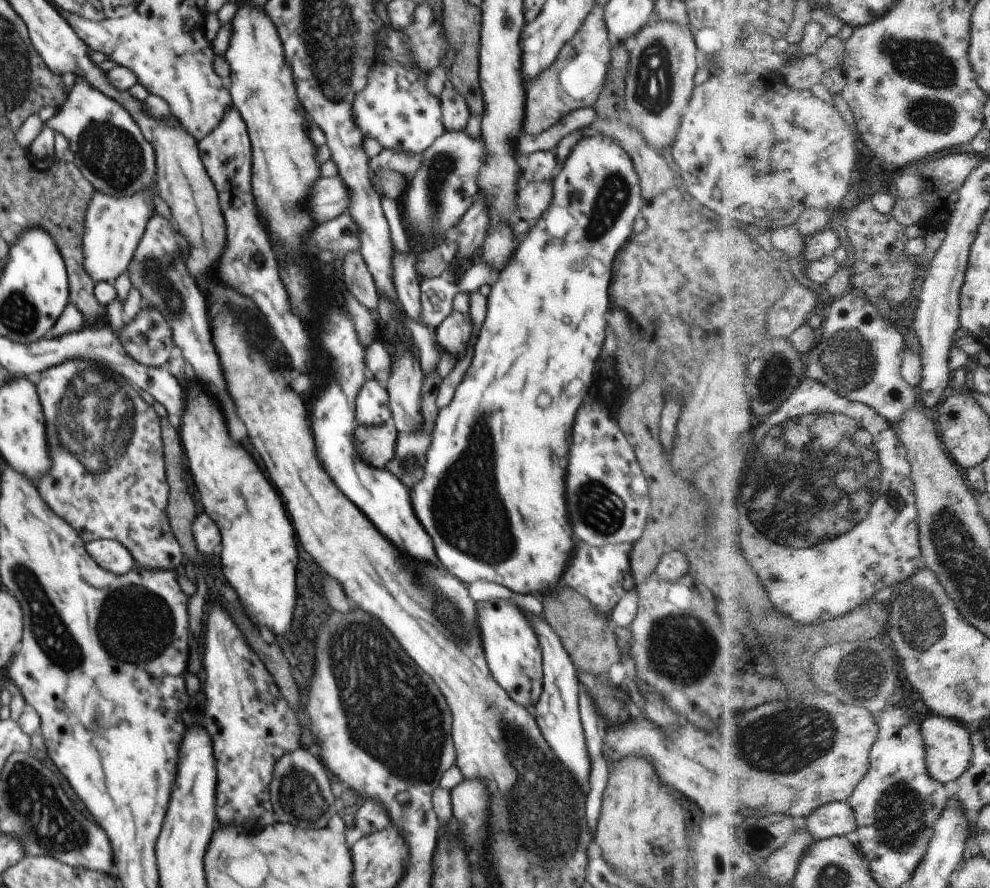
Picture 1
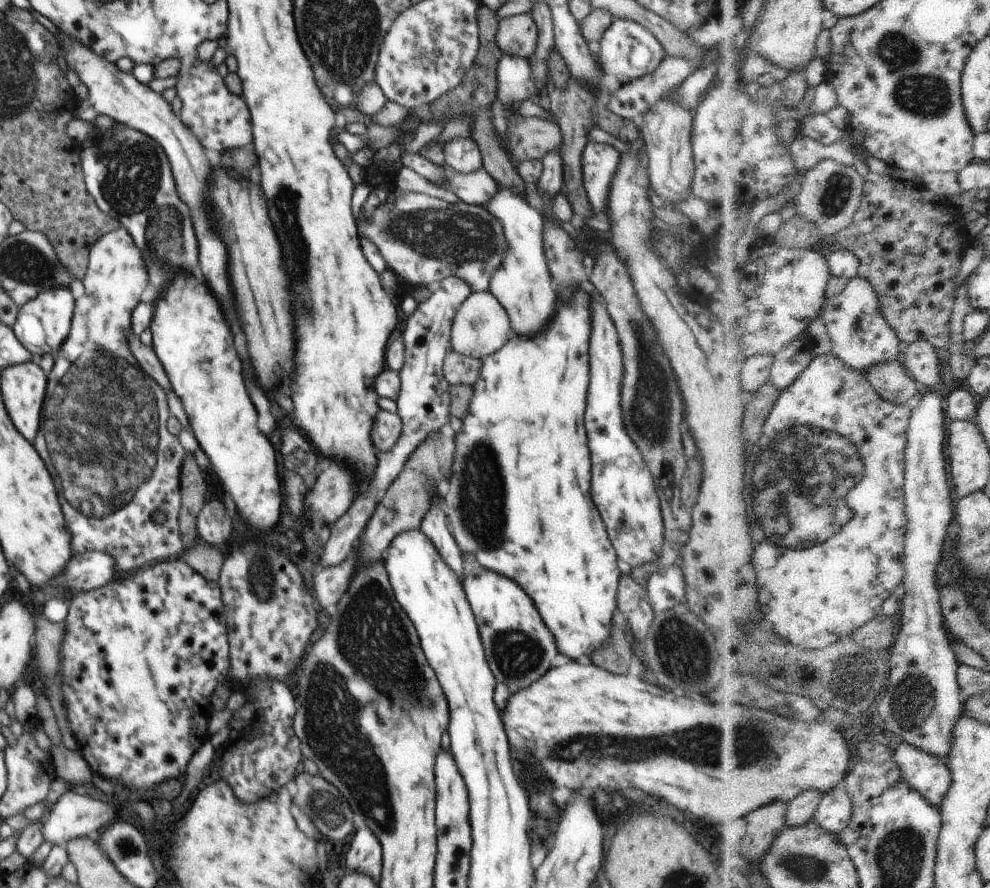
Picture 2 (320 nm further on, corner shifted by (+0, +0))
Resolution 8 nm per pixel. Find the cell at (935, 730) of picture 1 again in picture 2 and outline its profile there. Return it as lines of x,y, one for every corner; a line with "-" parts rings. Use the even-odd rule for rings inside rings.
902,742
895,751
894,760
899,763
906,780
914,789
919,790
936,808
943,805
954,782
953,772
945,759
928,754
913,744

